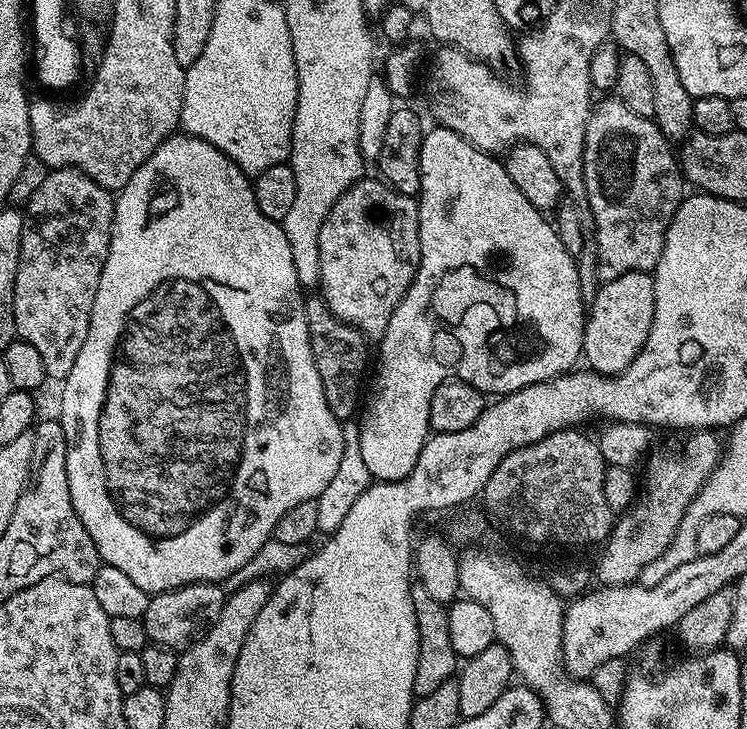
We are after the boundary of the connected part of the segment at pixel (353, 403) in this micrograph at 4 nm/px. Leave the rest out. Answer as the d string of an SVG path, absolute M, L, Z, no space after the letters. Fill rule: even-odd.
M312 295L304 301L304 313L310 334L310 350L314 354L314 366L318 366L318 378L322 378L322 390L332 413L342 422L351 420L362 404L360 387L364 384L364 371L368 368L370 344L357 328L337 318L323 298Z

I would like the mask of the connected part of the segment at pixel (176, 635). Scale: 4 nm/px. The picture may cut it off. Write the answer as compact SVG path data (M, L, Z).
M219 583L187 584L169 592L155 593L149 599L146 614L142 618L149 641L173 650L189 648L211 630L214 622L218 622L218 614L222 614L225 599L225 589Z

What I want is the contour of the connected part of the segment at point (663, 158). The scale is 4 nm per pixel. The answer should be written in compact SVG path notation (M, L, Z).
M604 98L601 100L604 101L601 104L599 101L593 107L591 114L588 116L588 125L586 126L586 138L584 139L584 185L588 191L588 205L596 223L594 229L594 235L596 235L596 256L600 259L596 264L596 272L600 275L599 279L601 281L606 281L622 278L622 274L630 274L631 272L651 273L655 269L656 263L660 261L662 246L666 242L666 230L670 226L678 206L686 199L686 191L684 192L686 181L681 173L678 156L674 151L673 145L660 133L660 128L655 120L642 114L634 114L634 110L630 110L630 106L626 106L621 100L615 98Z

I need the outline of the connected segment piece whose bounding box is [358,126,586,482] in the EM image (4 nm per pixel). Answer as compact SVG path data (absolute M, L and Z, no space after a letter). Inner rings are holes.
M432 126L425 131L424 141L422 142L422 150L420 151L420 194L418 197L418 203L420 206L420 265L416 268L416 277L412 280L411 286L406 290L406 294L402 298L402 302L398 302L398 306L394 310L394 314L390 314L390 326L386 326L384 335L380 337L378 341L378 347L380 347L380 365L376 368L376 381L372 384L372 393L367 393L366 399L362 404L362 415L358 420L358 443L360 446L360 453L362 454L362 462L366 462L366 470L369 477L373 481L383 482L386 480L407 480L408 476L414 470L414 466L418 462L418 454L420 453L420 445L422 438L429 435L430 429L428 426L428 411L430 410L430 398L434 394L434 390L438 390L438 386L442 381L449 378L454 380L461 380L466 382L470 386L474 386L479 392L485 394L507 394L510 392L517 392L522 390L526 386L531 384L537 384L538 382L546 382L550 378L555 376L562 376L565 372L571 372L577 367L576 359L581 359L584 351L584 322L586 319L586 296L580 293L580 272L576 269L577 261L566 250L566 246L562 246L562 242L558 238L555 227L551 223L546 221L545 213L539 212L534 206L530 206L530 202L526 202L525 196L522 194L522 190L518 190L518 186L514 186L514 182L510 182L510 174L506 174L503 163L495 155L478 150L470 142L466 142L466 138L462 138L458 134L454 134L454 130L449 128L442 128L439 126Z

